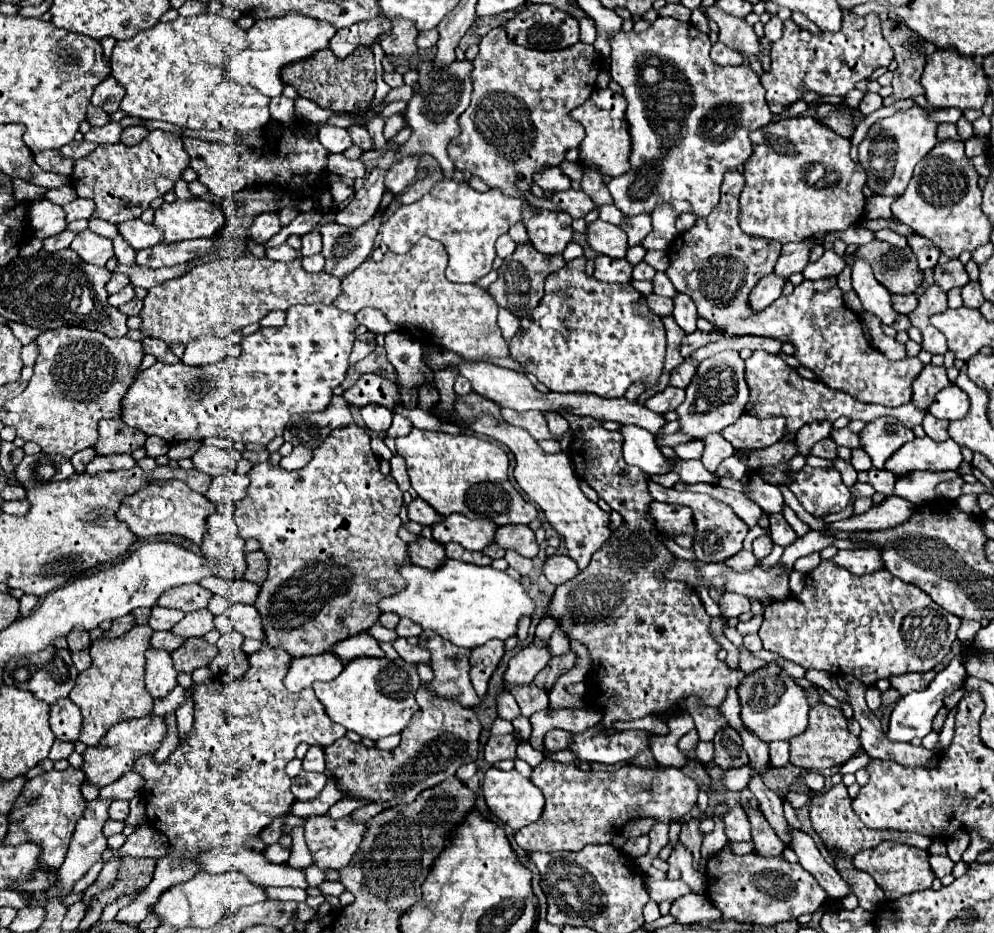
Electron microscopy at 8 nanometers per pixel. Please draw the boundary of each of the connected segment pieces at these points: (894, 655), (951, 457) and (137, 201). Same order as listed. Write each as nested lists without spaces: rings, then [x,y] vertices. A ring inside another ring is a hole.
[[[821,560],[821,564],[811,574],[805,576],[805,588],[803,588],[803,592],[799,596],[789,596],[787,600],[779,600],[779,604],[769,604],[765,608],[765,620],[763,620],[761,628],[759,628],[759,638],[763,640],[763,648],[765,650],[777,652],[781,658],[785,658],[789,662],[795,662],[795,664],[799,664],[799,666],[803,666],[807,670],[809,668],[825,670],[825,672],[831,672],[835,676],[849,674],[849,676],[855,676],[865,686],[875,686],[875,682],[881,680],[881,678],[889,678],[889,676],[895,676],[895,674],[907,674],[907,672],[929,672],[935,666],[939,666],[943,662],[943,658],[949,654],[951,644],[955,642],[955,634],[957,634],[959,626],[961,626],[961,620],[957,616],[945,612],[923,590],[919,590],[913,584],[905,584],[903,580],[891,576],[887,570],[879,570],[879,572],[873,572],[873,574],[855,576],[855,574],[847,572],[845,568],[833,564],[831,560]]]
[[[929,436],[915,438],[913,442],[903,444],[887,460],[885,470],[891,470],[895,476],[903,476],[907,472],[915,470],[931,470],[931,472],[943,472],[943,470],[957,470],[963,462],[961,448],[951,438],[945,442],[935,442]]]
[[[151,130],[149,136],[135,146],[125,146],[121,142],[103,144],[89,156],[79,158],[75,162],[71,184],[81,198],[91,198],[95,202],[95,218],[121,224],[139,218],[149,208],[151,200],[173,190],[175,180],[181,178],[181,172],[187,166],[189,156],[183,148],[181,136]]]

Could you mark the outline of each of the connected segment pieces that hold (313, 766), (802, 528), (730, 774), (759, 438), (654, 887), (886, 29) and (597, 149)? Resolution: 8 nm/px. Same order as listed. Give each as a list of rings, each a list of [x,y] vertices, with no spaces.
[[[311,746],[303,758],[303,770],[323,772],[325,770],[325,754],[321,746]]]
[[[785,506],[785,510],[783,510],[783,516],[789,520],[789,524],[795,528],[795,532],[797,532],[797,536],[805,536],[807,532],[811,532],[811,528],[805,524],[805,522],[801,522],[799,518],[797,518],[797,514],[791,510],[791,508],[787,508]]]
[[[741,766],[741,768],[735,768],[735,770],[727,770],[725,778],[723,778],[723,784],[727,786],[727,790],[739,792],[739,790],[747,788],[753,774],[755,774],[755,770],[751,766]]]
[[[743,414],[735,424],[721,430],[721,436],[731,442],[737,452],[759,450],[779,442],[787,434],[783,416],[773,416],[759,420],[751,414]]]
[[[657,880],[657,882],[649,882],[647,884],[647,892],[649,898],[653,902],[661,902],[661,900],[677,900],[679,896],[685,896],[691,892],[691,888],[687,888],[687,884],[683,884],[683,880]]]
[[[887,18],[883,22],[883,36],[895,50],[897,62],[897,70],[893,72],[893,94],[883,98],[883,104],[891,106],[897,100],[911,98],[911,94],[923,94],[919,80],[927,62],[927,52],[923,46],[925,40],[897,18]]]
[[[597,88],[591,98],[581,104],[579,108],[575,108],[571,112],[571,118],[579,120],[585,126],[585,140],[581,142],[581,154],[579,154],[579,162],[583,166],[591,166],[591,168],[599,168],[601,174],[605,176],[621,176],[625,172],[629,172],[631,164],[629,164],[629,156],[631,156],[631,136],[627,132],[627,120],[625,120],[625,108],[627,102],[621,94],[613,92],[613,90],[601,90]]]

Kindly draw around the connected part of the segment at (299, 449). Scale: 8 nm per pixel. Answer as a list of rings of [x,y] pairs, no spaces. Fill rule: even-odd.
[[[295,446],[293,452],[291,452],[289,456],[285,456],[285,458],[281,458],[279,464],[281,464],[285,470],[299,470],[299,468],[307,466],[307,462],[311,462],[311,456],[313,456],[311,450],[303,448],[303,446]]]

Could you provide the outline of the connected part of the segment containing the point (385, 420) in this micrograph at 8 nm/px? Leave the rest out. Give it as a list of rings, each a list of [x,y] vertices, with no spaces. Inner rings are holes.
[[[377,404],[363,406],[361,416],[365,420],[365,428],[369,428],[373,432],[385,432],[391,426],[391,420],[393,420],[393,412],[389,408],[383,408],[383,406],[377,406]]]

